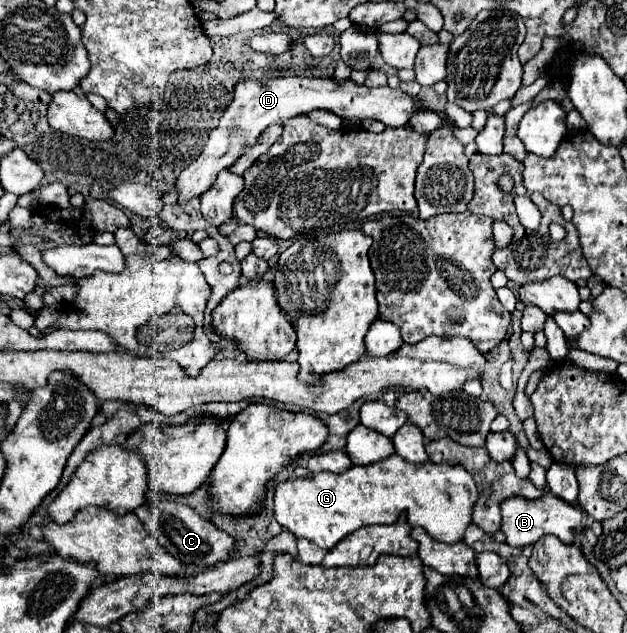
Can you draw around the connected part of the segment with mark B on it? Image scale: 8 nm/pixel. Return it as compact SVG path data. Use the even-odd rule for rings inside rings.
M548 490L538 500L524 500L522 496L512 496L512 498L504 500L504 504L500 504L500 508L502 508L502 532L506 536L506 544L516 546L516 548L532 546L546 534L554 534L564 544L570 544L576 538L576 532L580 534L584 530L582 510L556 498Z

